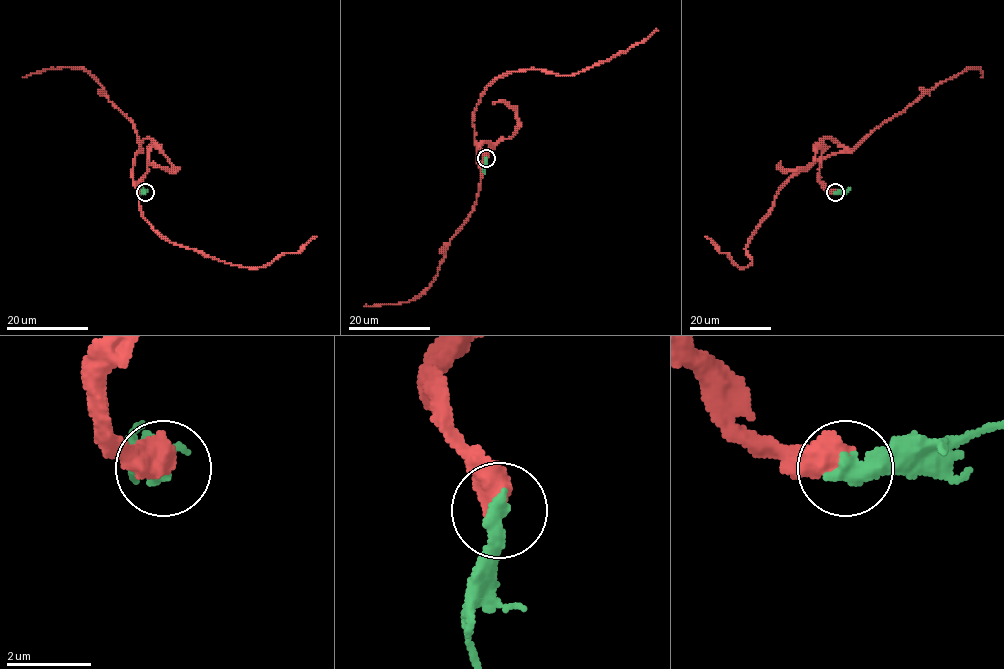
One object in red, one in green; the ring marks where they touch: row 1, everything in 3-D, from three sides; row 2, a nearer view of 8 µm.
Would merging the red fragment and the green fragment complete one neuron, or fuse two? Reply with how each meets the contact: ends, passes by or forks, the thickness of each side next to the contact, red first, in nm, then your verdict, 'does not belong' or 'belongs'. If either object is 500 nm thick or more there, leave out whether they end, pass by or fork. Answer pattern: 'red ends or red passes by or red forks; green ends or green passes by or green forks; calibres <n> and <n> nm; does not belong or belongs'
calibres 600 and 480 nm; does not belong

